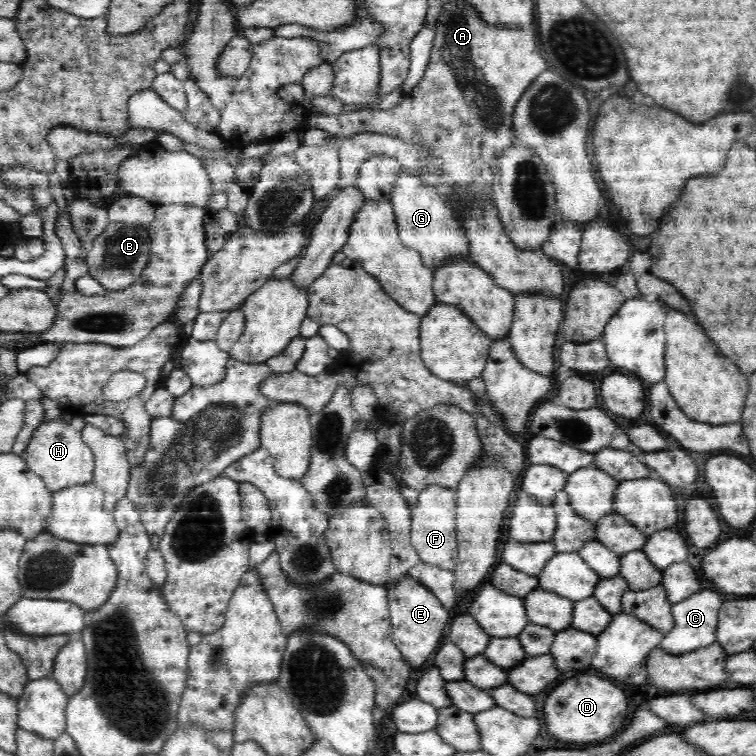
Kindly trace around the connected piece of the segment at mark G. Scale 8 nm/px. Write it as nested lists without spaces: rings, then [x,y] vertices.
[[[398,172],[396,185],[390,196],[399,237],[404,245],[420,253],[421,261],[429,269],[438,269],[449,261],[463,260],[471,256],[471,246],[462,224],[452,218],[452,213],[432,186],[425,185],[414,173]]]

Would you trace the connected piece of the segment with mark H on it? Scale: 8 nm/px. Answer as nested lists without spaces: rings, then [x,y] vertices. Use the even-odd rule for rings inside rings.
[[[62,416],[51,422],[42,422],[33,432],[29,443],[24,460],[34,474],[44,479],[51,492],[92,483],[92,474],[95,472],[92,450],[83,441],[81,432],[74,430],[71,423],[62,421]]]

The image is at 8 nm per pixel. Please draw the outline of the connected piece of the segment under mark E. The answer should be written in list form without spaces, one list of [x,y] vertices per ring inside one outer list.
[[[409,574],[402,576],[396,584],[392,584],[387,589],[389,600],[389,611],[392,623],[392,638],[397,649],[404,657],[406,665],[412,668],[424,666],[432,654],[438,650],[442,634],[446,624],[449,624],[450,614],[447,609],[435,596],[431,590],[422,586]]]

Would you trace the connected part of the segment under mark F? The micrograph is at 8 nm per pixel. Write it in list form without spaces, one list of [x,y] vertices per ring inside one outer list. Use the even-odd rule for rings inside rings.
[[[432,485],[420,491],[418,504],[411,509],[411,543],[422,562],[454,571],[458,562],[455,489]]]

